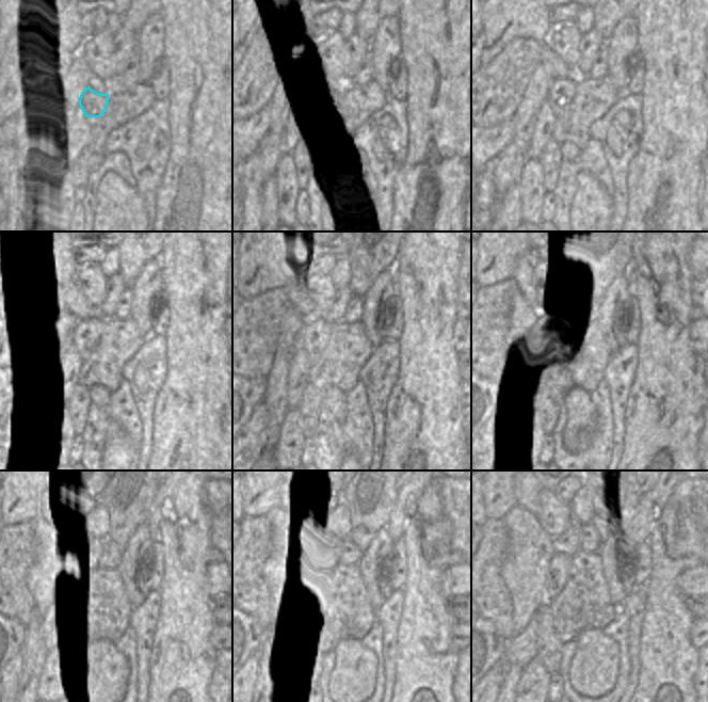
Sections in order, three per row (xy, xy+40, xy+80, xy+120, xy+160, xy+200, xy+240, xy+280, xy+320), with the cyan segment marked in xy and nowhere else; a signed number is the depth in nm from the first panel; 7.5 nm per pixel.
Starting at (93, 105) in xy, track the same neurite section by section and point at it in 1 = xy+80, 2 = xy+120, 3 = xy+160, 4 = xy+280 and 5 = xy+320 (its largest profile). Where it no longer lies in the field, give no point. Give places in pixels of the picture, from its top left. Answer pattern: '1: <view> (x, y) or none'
1: xy+80 (562, 92)
2: xy+120 (81, 335)
3: xy+160 (312, 338)
4: xy+280 (321, 569)
5: xy+320 (560, 569)

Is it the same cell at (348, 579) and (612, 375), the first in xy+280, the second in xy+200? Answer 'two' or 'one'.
two

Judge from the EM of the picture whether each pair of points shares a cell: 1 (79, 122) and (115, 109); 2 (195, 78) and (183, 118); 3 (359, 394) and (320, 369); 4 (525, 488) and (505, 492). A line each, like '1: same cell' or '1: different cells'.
1: same cell
2: same cell
3: different cells
4: different cells

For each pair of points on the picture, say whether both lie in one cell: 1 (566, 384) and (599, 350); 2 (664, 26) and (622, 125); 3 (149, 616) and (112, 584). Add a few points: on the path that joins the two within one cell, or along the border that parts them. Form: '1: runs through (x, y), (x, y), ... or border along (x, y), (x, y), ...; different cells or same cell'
1: runs through (575, 376), (591, 359); same cell
2: border along (640, 95), (641, 115), (644, 120); different cells
3: border along (134, 608), (130, 616), (129, 626); different cells

